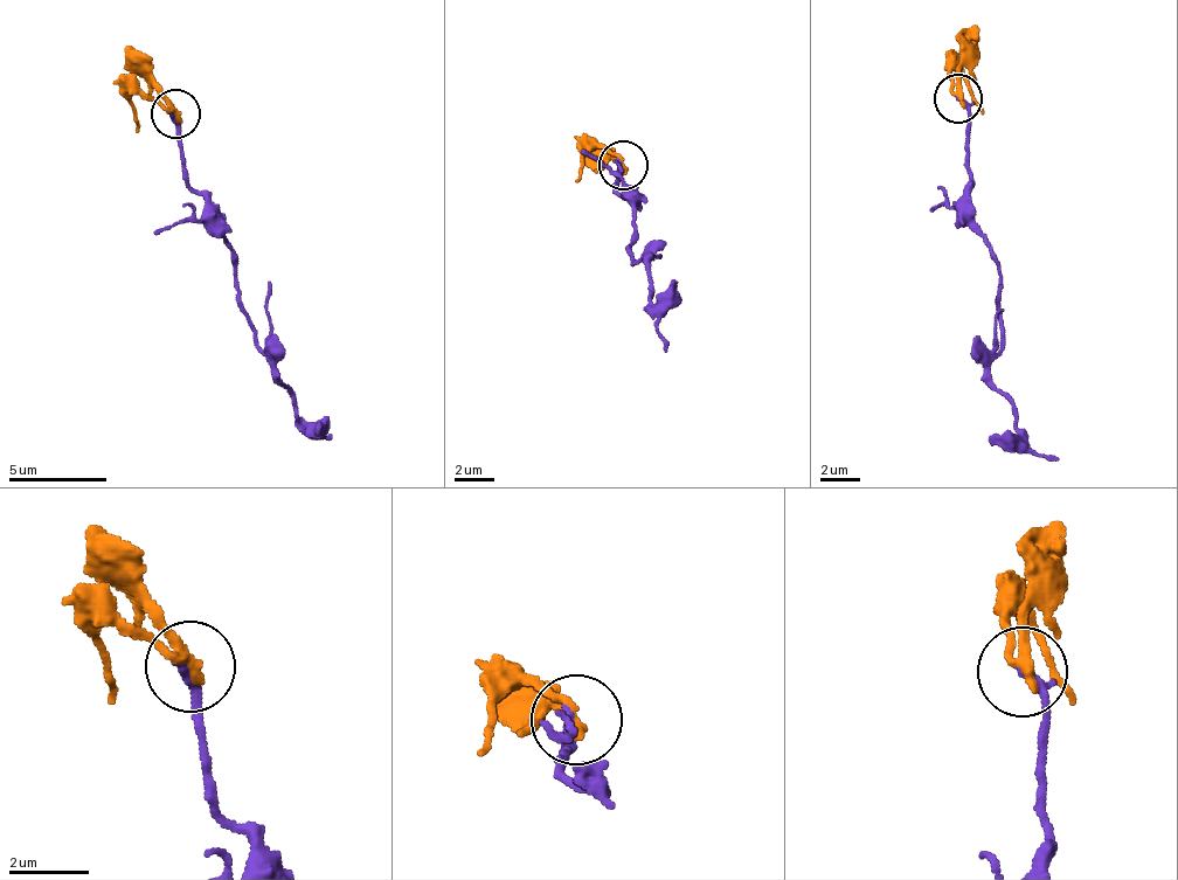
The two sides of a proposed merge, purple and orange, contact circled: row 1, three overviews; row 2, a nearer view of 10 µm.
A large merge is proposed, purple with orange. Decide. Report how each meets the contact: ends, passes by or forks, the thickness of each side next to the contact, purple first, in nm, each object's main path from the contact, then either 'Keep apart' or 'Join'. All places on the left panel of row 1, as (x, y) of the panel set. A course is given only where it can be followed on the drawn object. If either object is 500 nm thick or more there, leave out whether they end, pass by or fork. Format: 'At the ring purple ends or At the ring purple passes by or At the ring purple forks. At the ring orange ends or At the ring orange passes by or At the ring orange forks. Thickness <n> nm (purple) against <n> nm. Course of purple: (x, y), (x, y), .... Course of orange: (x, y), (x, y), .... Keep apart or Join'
At the ring purple ends. At the ring orange ends. Thickness 280 nm (purple) against 360 nm. Course of purple: (178, 115), (185, 181), (205, 200), (236, 269), (236, 307), (253, 346), (296, 397), (299, 424), (332, 438). Course of orange: (177, 116), (136, 91), (137, 131). Keep apart

